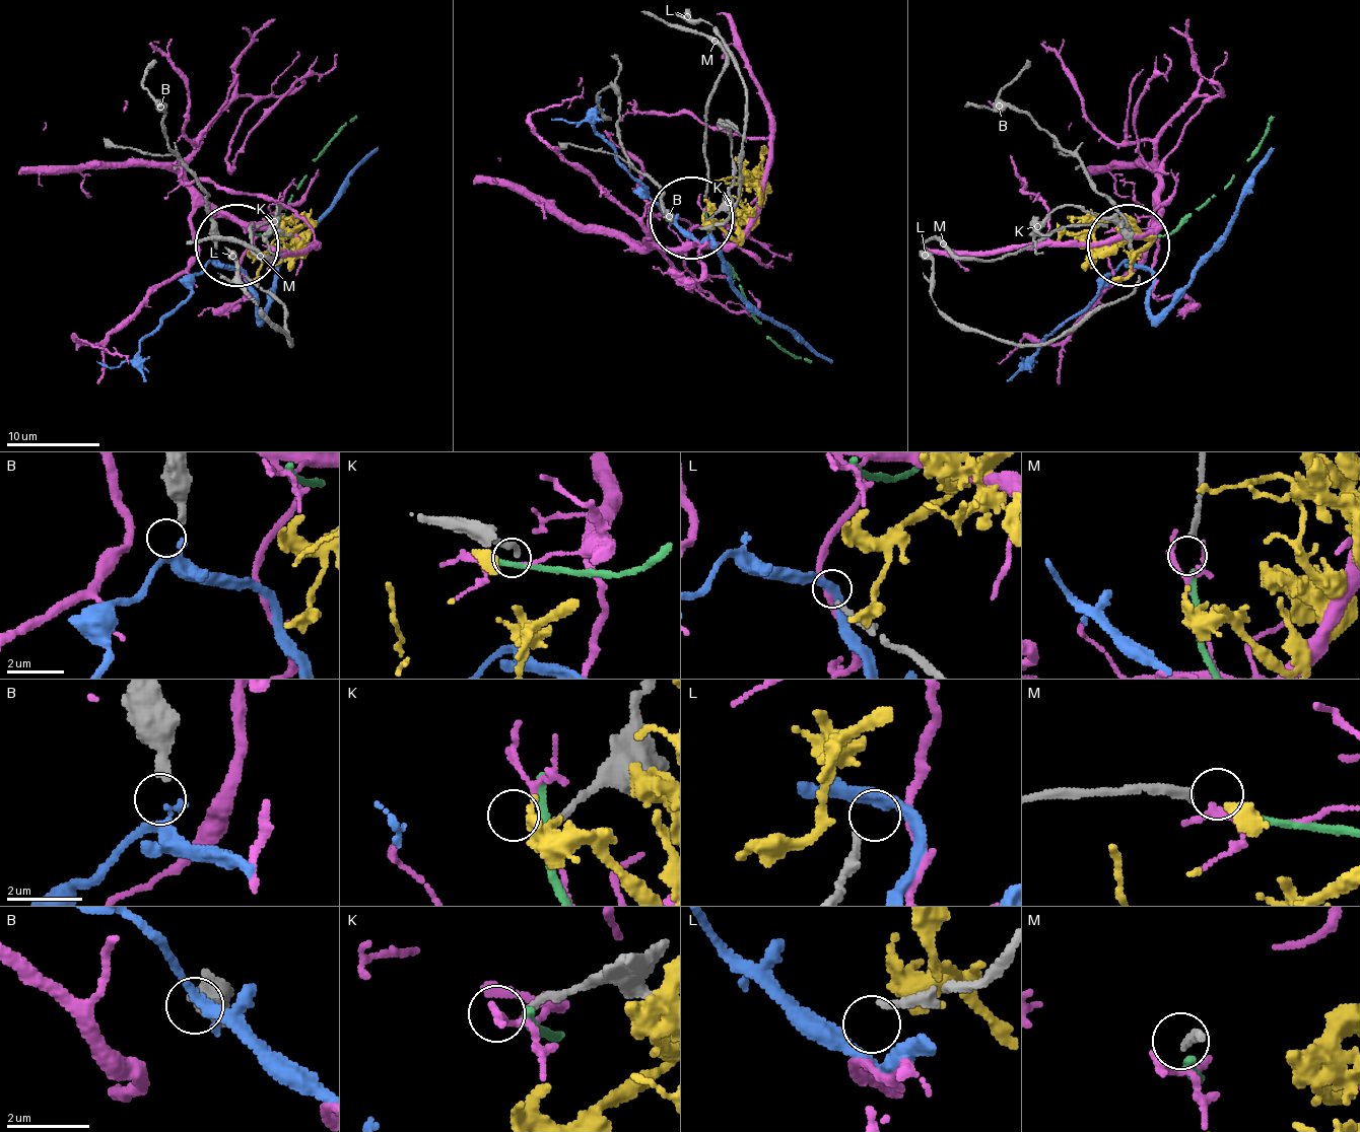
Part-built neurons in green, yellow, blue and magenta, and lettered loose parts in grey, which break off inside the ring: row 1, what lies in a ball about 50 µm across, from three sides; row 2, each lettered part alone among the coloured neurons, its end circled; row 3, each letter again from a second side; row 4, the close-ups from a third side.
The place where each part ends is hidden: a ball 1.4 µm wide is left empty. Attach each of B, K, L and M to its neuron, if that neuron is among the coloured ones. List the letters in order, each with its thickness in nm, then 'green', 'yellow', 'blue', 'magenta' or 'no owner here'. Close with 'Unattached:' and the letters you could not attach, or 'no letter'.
B: 300 nm thick; blue
K: 190 nm thick; no owner here
L: 180 nm thick; no owner here
M: 220 nm thick; green
Unattached: K, L

